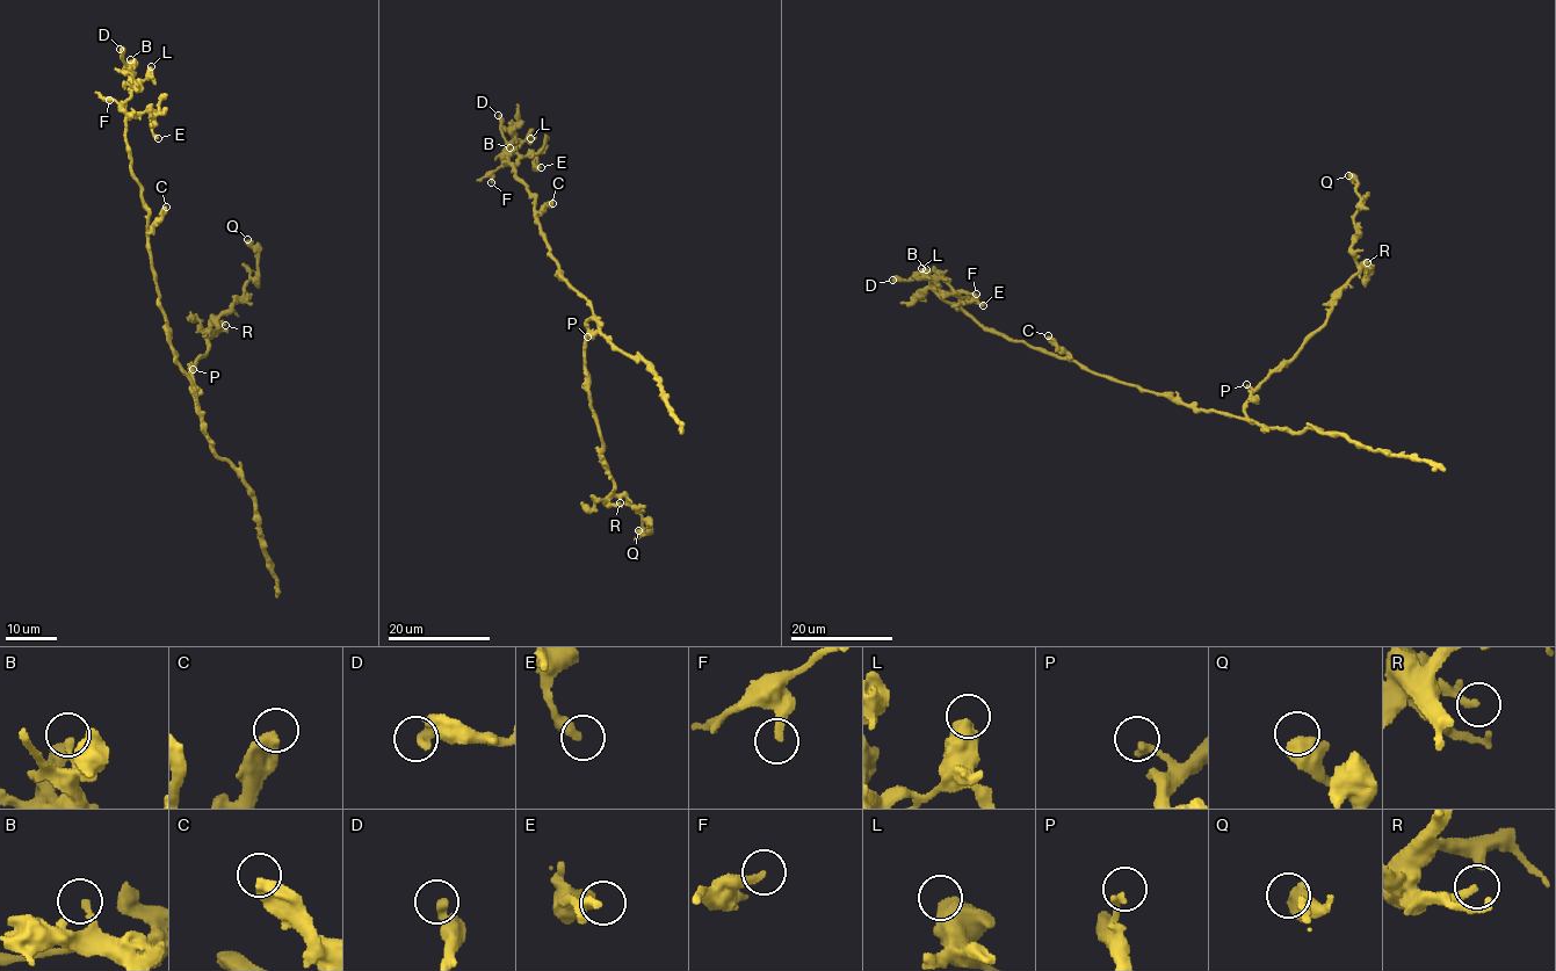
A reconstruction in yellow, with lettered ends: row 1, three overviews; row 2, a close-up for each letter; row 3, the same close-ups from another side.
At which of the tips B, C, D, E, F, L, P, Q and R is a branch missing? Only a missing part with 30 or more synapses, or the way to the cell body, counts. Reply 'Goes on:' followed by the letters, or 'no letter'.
Goes on: no letter

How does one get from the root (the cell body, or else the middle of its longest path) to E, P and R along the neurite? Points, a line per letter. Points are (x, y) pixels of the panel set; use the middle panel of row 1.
E: (571, 287), (561, 276), (535, 217), (535, 194), (516, 176), (508, 157), (533, 156), (541, 167)
P: (571, 287), (593, 311), (587, 321), (587, 337)
R: (571, 287), (593, 311), (585, 343), (586, 390), (602, 441), (601, 463), (614, 485), (609, 501), (620, 502)

